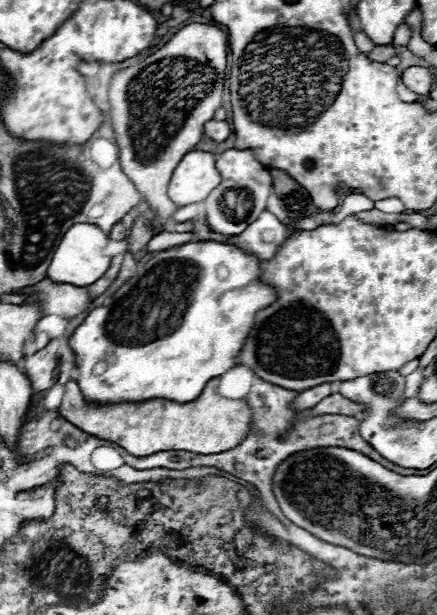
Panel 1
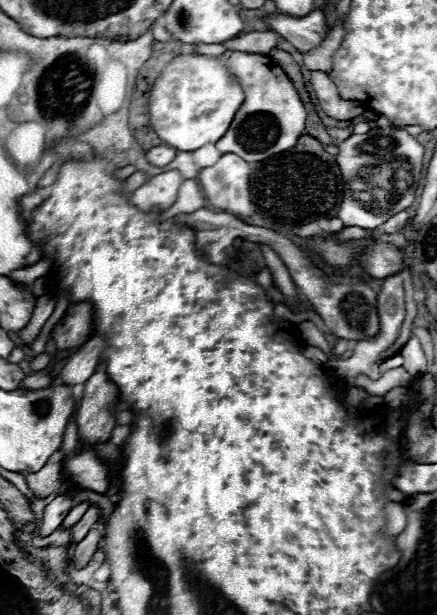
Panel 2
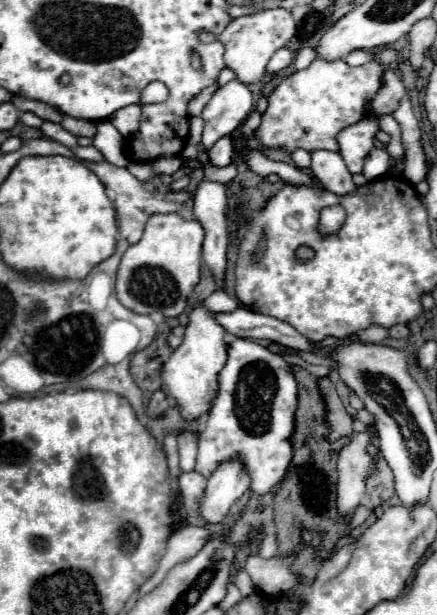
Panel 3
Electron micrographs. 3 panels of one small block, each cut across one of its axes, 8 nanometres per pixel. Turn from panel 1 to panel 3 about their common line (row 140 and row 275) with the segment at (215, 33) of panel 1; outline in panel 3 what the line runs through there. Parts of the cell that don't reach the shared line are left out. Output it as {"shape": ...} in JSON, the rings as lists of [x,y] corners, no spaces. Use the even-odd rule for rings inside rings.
{"shape":[[[152,214],[142,238],[122,256],[116,274],[118,300],[138,314],[160,312],[166,318],[182,314],[190,292],[200,280],[202,240],[204,230],[196,220],[184,220],[178,214]]]}

